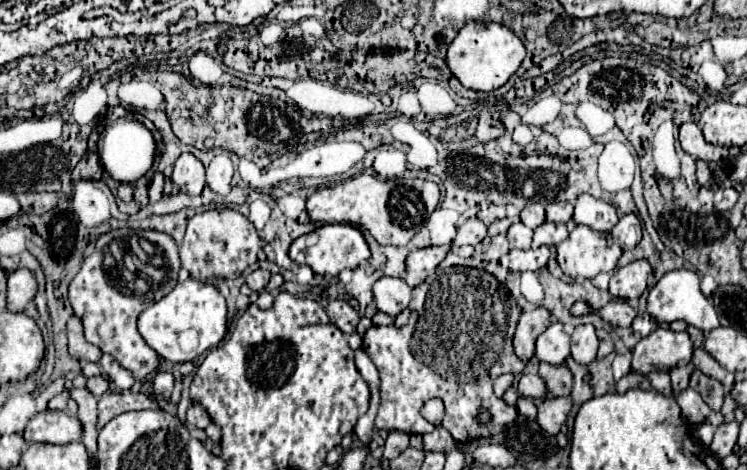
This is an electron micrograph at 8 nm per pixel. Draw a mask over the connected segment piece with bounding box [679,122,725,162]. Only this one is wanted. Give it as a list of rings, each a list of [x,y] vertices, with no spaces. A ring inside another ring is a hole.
[[[687,122],[681,126],[681,132],[679,132],[679,142],[681,142],[681,148],[691,154],[695,160],[721,160],[725,150],[721,146],[713,146],[709,142],[705,142],[703,138],[703,132],[699,130],[699,126],[695,122]]]

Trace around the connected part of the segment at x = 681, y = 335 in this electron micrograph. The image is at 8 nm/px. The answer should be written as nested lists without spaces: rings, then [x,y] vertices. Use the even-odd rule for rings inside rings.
[[[659,326],[655,332],[651,332],[647,338],[643,338],[633,348],[633,372],[649,374],[655,370],[671,370],[677,366],[679,360],[689,360],[689,334],[687,332],[673,332],[669,328]]]

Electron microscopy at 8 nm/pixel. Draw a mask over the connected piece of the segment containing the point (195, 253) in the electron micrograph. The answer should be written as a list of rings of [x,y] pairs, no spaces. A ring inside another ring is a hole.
[[[205,210],[195,214],[189,220],[187,234],[179,244],[181,264],[183,268],[199,282],[217,284],[223,278],[237,278],[241,272],[257,262],[257,254],[263,248],[263,240],[259,238],[255,226],[247,220],[247,216],[231,210]]]

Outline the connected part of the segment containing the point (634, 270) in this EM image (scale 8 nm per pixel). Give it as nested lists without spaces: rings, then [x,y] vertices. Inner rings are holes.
[[[647,260],[631,262],[619,270],[613,272],[609,282],[609,292],[615,298],[623,298],[629,302],[637,302],[639,296],[647,288],[647,278],[651,274],[651,266]]]

